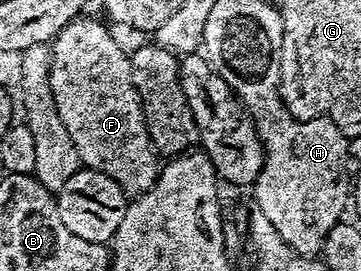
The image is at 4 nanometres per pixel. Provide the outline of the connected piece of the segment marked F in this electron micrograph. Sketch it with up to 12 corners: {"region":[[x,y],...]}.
{"region":[[97,19],[59,31],[55,107],[80,164],[126,195],[159,157],[130,54]]}

